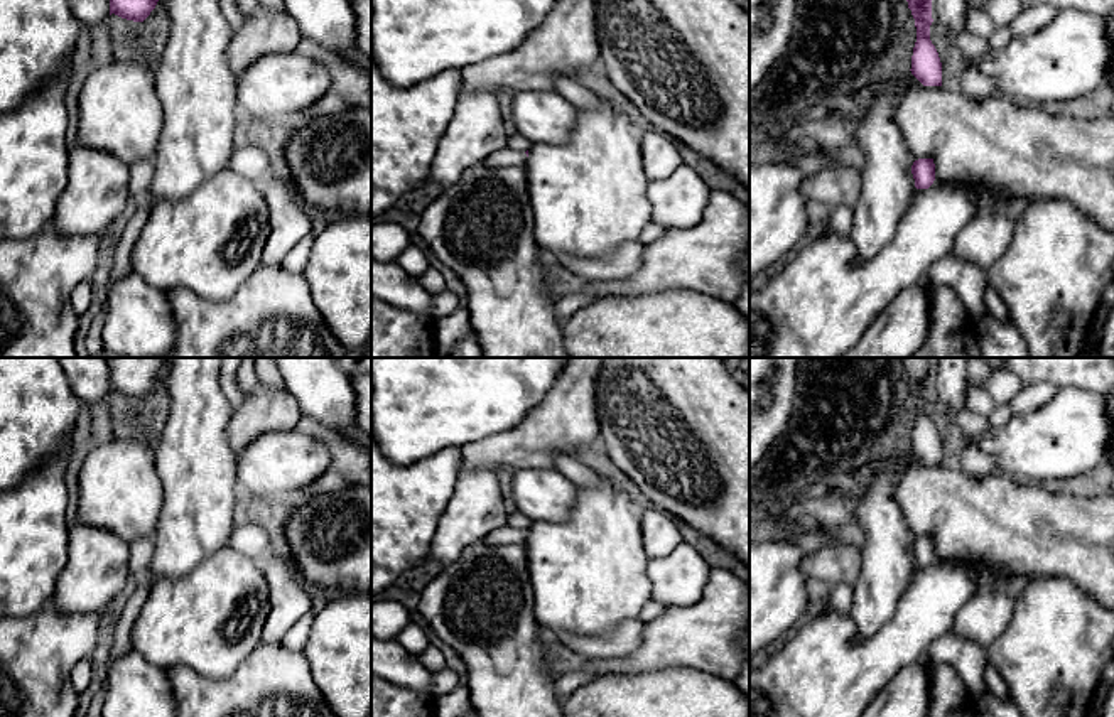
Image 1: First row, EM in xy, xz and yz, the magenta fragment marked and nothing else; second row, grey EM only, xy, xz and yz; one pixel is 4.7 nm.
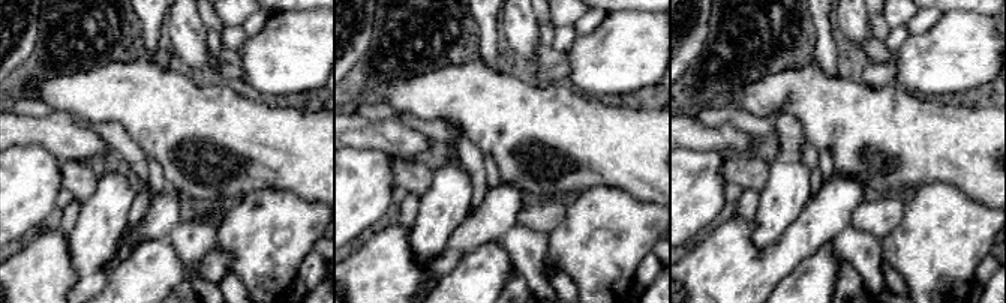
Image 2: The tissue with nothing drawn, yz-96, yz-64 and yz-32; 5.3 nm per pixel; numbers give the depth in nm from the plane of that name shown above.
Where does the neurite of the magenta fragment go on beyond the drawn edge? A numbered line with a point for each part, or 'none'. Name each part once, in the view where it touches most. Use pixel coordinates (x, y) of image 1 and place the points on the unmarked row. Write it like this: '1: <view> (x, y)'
1: xz (505, 535)

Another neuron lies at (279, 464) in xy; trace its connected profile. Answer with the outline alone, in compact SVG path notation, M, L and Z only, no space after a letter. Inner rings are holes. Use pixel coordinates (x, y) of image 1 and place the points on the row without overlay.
M297 429L257 437L236 456L236 481L245 496L265 501L297 498L329 471L327 445Z

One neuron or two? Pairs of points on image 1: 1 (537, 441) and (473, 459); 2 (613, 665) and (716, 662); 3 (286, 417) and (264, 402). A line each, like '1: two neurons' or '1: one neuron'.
1: one neuron
2: one neuron
3: one neuron

